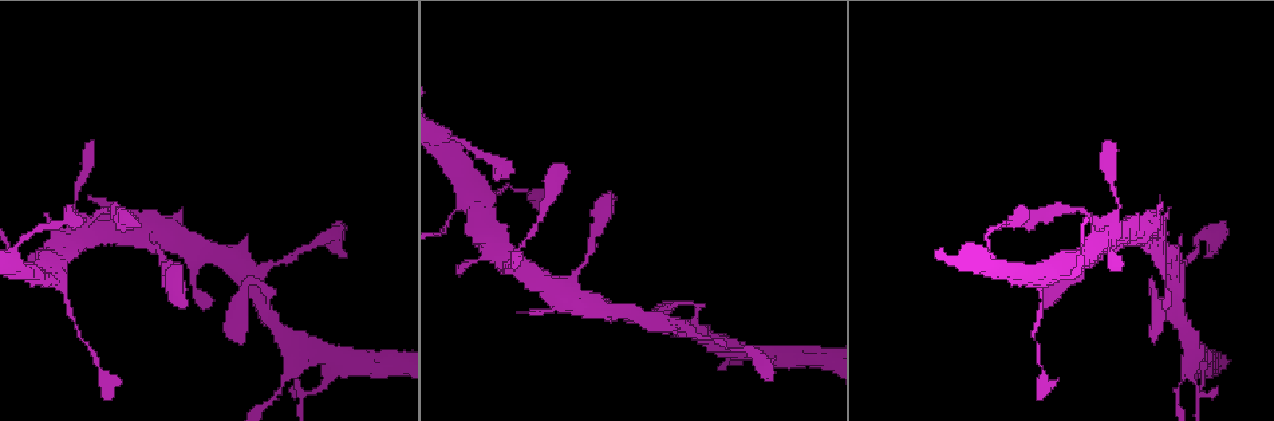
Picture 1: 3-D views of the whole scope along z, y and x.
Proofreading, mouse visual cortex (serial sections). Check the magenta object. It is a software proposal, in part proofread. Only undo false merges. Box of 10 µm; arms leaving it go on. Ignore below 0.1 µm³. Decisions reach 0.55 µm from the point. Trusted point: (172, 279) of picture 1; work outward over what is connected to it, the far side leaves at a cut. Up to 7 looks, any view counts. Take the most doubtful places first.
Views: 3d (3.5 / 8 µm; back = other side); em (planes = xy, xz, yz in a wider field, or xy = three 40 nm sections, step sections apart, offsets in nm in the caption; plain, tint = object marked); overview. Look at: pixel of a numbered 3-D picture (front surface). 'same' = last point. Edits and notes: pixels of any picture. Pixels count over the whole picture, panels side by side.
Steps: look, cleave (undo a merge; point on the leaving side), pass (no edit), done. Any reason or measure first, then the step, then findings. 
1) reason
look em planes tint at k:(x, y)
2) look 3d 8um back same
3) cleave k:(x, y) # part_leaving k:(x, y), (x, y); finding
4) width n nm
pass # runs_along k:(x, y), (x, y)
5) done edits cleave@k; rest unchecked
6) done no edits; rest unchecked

narrows sharply
look 3d 3.5um at 1:(1105, 226)

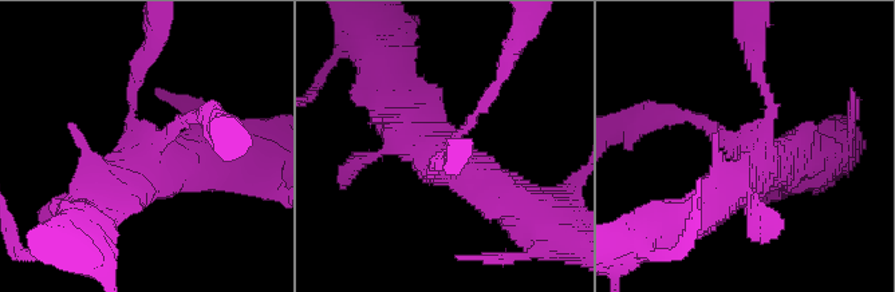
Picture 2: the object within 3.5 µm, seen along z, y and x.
need the tissue
look em planes tint at 2:(152, 150)

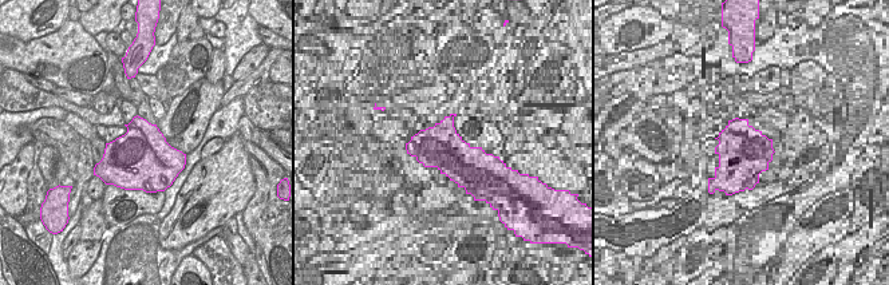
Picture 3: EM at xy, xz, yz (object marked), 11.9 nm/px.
pass # runs_along 2:(527, 212), (465, 174), (391, 106); one cell here

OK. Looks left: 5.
thin arm on a thick one
look 3d 3.5um at 1:(1193, 349)

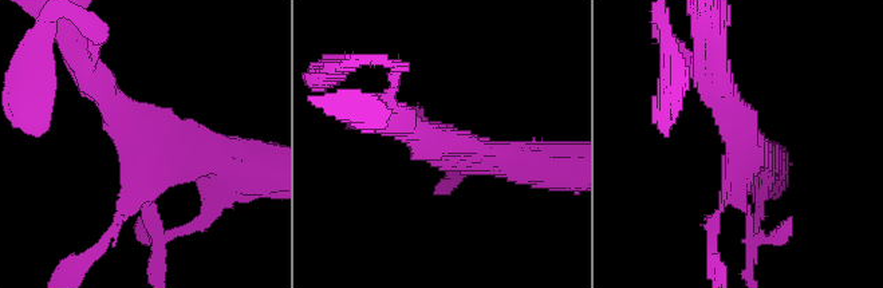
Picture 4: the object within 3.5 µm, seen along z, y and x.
arms 4; arm_widths 150, 150, 350, 450 nm; now the EM
look em xy step 2 tint at 4:(452, 151)

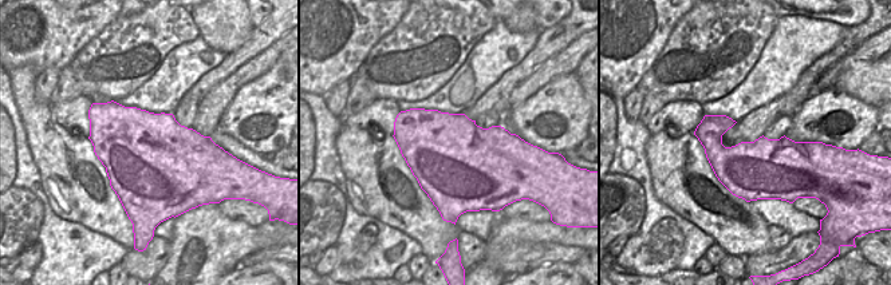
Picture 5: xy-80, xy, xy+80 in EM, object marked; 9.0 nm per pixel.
another direction
look em xy step 1 tint same

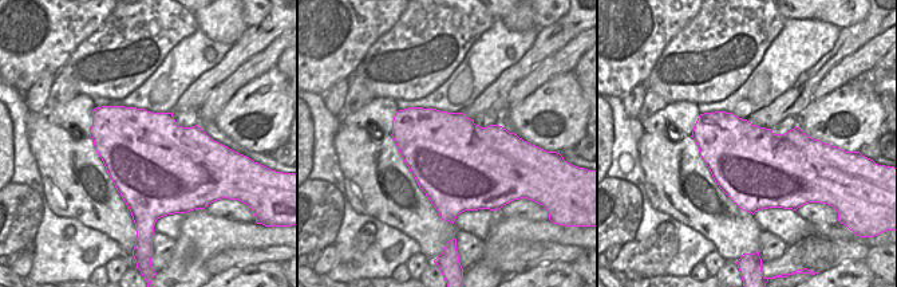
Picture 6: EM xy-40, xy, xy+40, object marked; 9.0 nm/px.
width 800 nm
pass # runs_along 4:(94, 82), (165, 156), (239, 165); all the same cell

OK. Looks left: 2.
done no edits; rest unchecked

